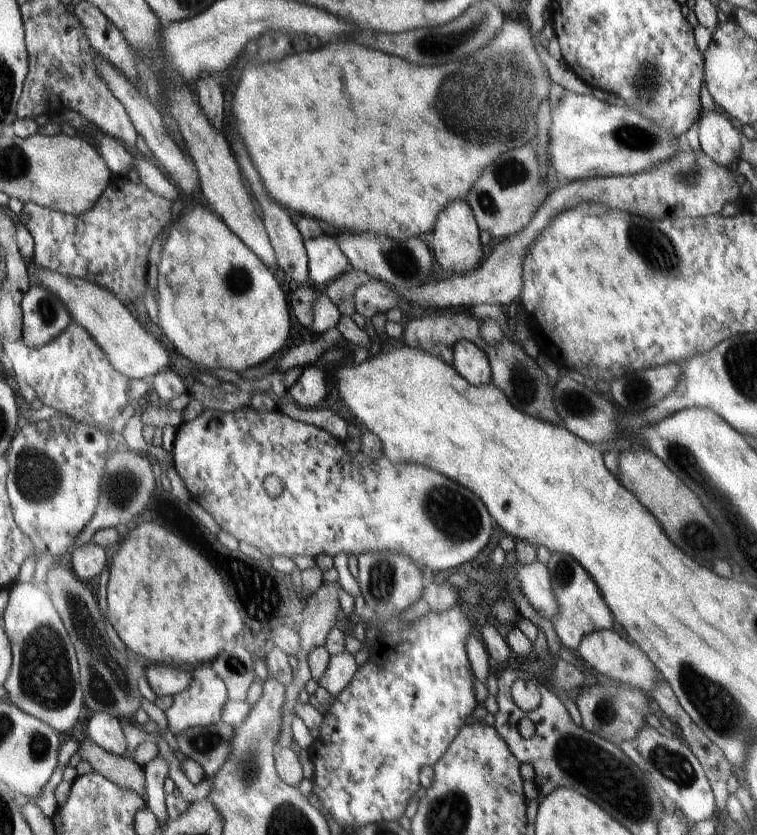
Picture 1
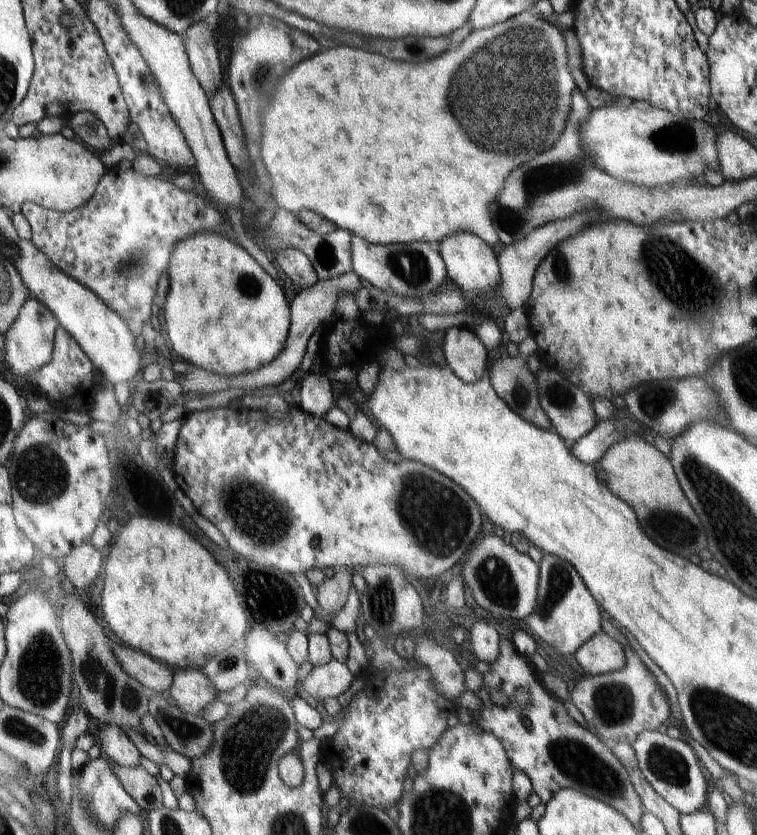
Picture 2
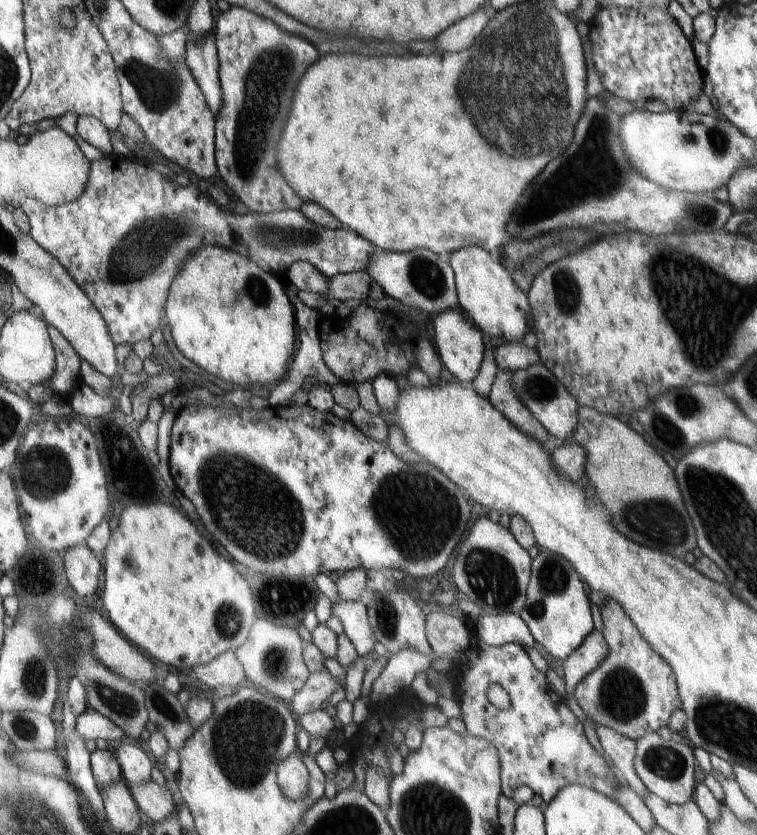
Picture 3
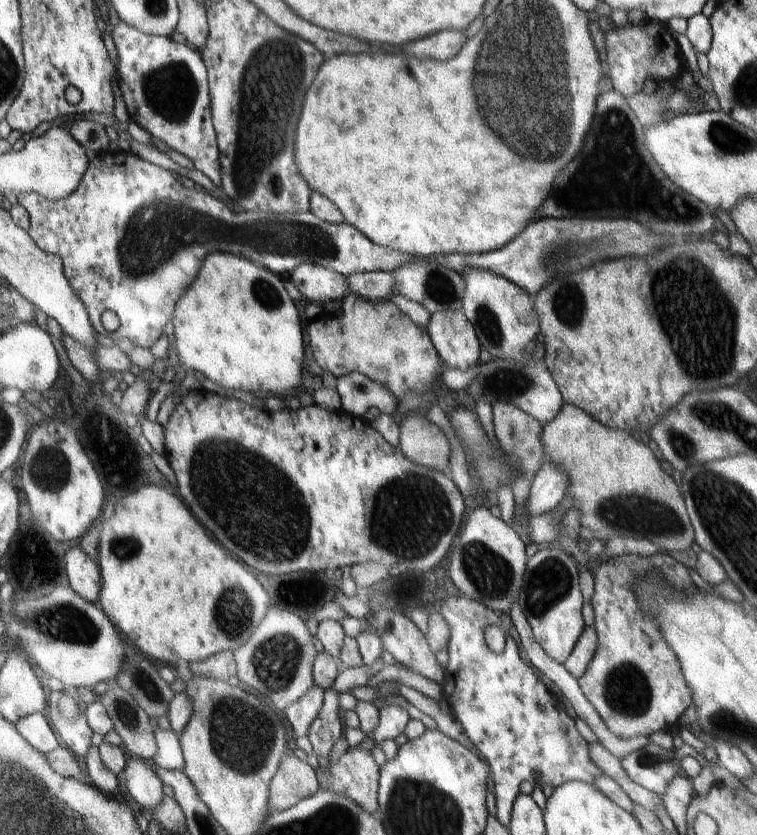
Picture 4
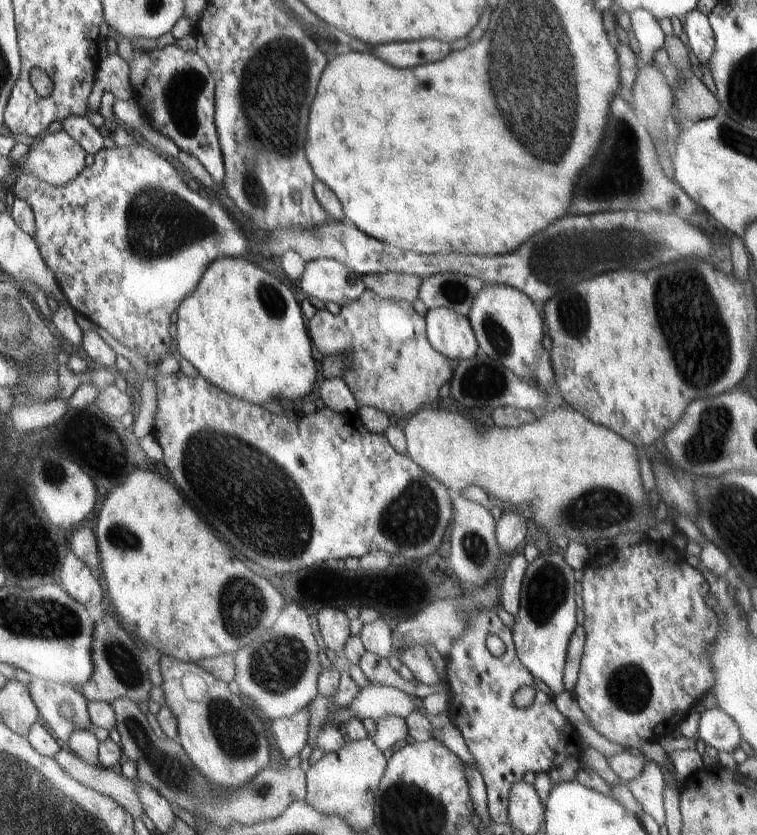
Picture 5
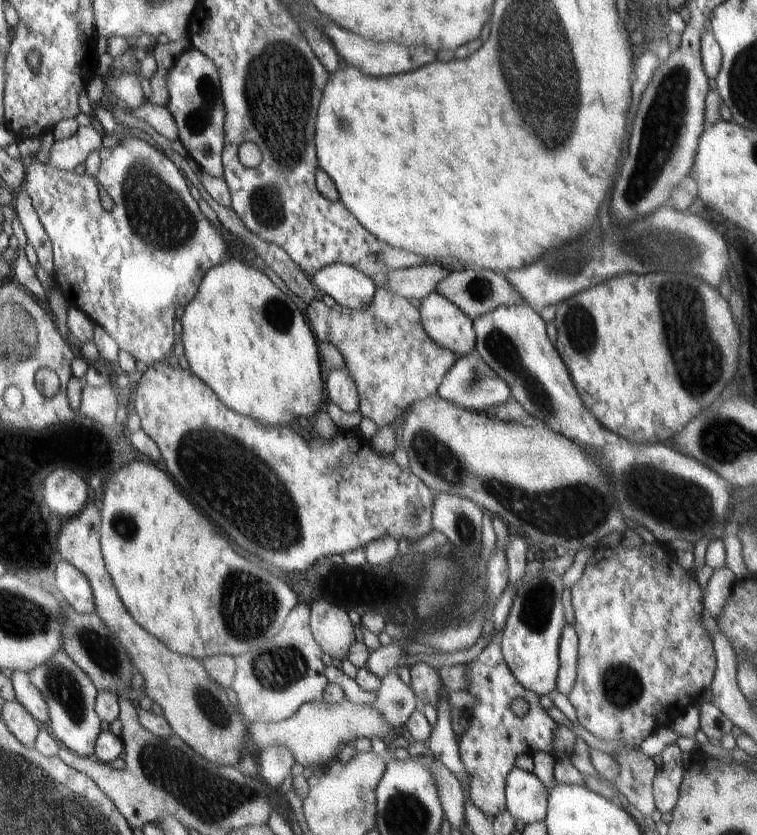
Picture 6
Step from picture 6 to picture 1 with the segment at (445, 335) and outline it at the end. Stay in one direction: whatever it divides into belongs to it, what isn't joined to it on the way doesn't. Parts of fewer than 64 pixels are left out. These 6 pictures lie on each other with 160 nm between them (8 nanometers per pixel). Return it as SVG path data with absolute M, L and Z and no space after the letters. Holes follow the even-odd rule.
M460 339L453 348L453 367L472 386L491 382L491 366L486 353L473 342Z

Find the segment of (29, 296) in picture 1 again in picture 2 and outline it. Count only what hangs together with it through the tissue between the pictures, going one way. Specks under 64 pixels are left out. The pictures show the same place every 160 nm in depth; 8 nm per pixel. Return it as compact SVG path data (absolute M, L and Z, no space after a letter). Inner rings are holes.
M28 297L21 306L17 319L13 325L4 333L5 361L10 374L14 376L26 376L49 364L54 351L55 330L59 324L56 317L37 298Z

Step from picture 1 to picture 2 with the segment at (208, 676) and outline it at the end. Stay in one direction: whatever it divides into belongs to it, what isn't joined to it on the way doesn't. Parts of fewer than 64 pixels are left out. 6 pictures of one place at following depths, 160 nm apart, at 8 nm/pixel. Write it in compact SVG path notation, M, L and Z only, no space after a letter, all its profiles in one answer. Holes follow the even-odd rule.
M175 669L170 692L183 713L198 716L220 694L200 669Z

